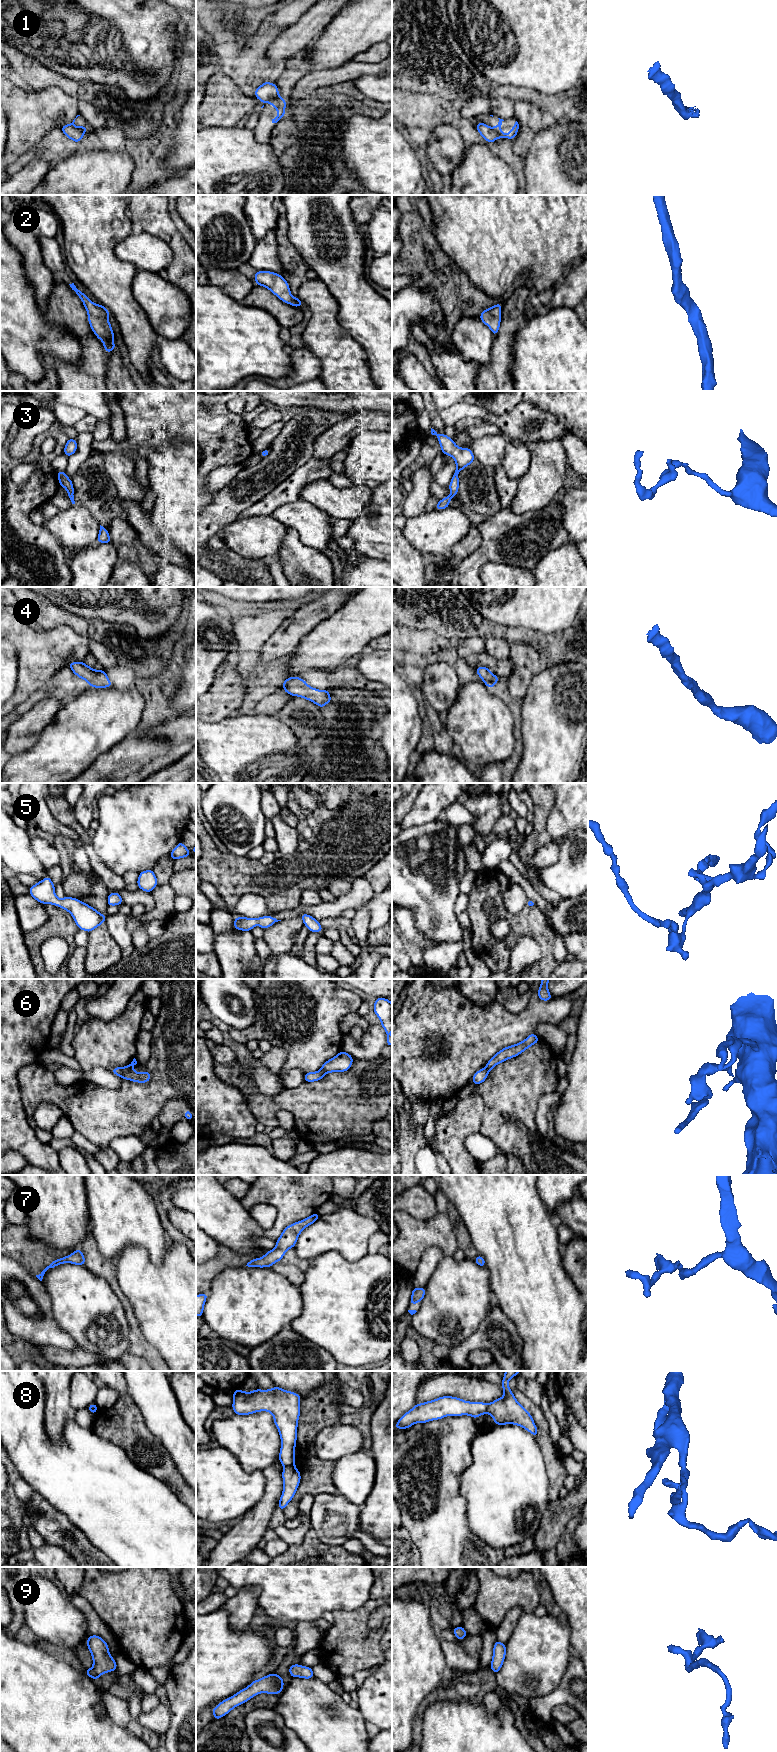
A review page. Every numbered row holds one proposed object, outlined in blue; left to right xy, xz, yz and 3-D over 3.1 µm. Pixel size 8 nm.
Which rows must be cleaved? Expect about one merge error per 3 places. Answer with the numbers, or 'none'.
1, 6, 8

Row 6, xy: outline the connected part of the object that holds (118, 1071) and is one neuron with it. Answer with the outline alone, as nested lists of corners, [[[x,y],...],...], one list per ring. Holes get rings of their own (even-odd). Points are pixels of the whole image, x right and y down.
[[[134,1058],[133,1061],[132,1061],[129,1065],[127,1065],[127,1066],[125,1066],[125,1067],[114,1067],[111,1072],[112,1072],[113,1074],[119,1076],[119,1077],[122,1077],[123,1073],[124,1073],[129,1067],[131,1067],[131,1066],[133,1066],[133,1065],[136,1065],[136,1064],[137,1064],[137,1061],[136,1061],[136,1059]]]

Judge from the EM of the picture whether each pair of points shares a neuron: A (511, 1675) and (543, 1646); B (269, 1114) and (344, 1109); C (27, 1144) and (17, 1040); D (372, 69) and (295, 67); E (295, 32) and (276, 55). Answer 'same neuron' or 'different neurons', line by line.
A: same neuron
B: same neuron
C: same neuron
D: different neurons
E: same neuron

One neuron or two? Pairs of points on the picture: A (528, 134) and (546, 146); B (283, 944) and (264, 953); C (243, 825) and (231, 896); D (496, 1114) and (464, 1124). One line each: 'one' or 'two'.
A: two
B: two
C: two
D: two

